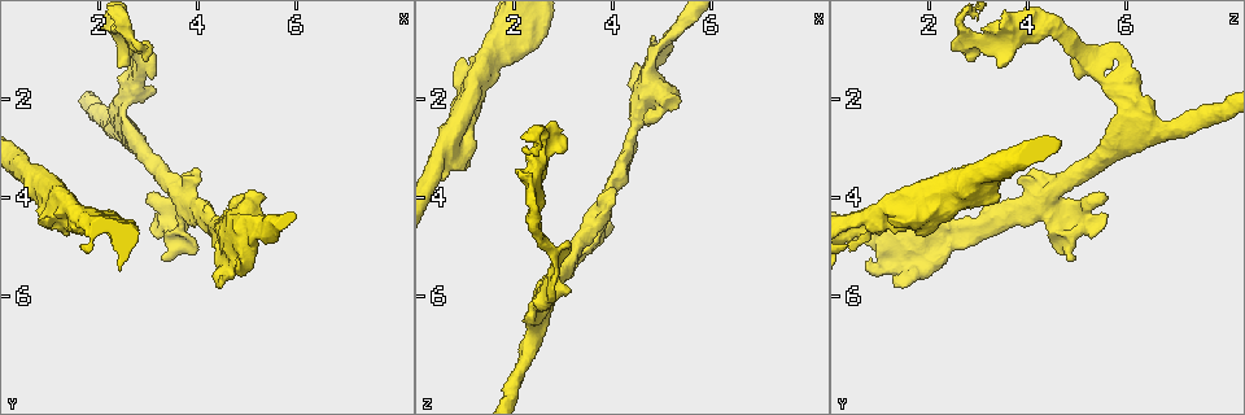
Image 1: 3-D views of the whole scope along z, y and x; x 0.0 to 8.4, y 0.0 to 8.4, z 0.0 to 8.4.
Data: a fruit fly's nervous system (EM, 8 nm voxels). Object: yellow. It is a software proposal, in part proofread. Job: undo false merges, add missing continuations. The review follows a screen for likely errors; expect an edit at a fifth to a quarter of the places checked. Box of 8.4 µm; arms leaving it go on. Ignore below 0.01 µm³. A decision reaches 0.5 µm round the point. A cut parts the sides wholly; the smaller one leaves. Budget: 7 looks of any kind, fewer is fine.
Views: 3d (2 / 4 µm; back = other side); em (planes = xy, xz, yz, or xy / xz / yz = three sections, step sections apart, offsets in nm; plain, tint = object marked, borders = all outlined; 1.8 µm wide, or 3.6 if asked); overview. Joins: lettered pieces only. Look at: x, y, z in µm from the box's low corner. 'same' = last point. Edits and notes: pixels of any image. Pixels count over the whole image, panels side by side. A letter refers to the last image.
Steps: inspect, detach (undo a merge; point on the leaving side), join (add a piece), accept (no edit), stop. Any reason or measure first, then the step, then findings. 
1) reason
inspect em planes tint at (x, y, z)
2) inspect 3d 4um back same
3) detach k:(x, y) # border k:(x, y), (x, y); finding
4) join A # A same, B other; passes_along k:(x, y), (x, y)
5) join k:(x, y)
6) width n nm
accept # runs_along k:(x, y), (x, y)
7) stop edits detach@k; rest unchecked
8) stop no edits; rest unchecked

arms part here
inspect 3d 4um back at (3.55, 4.75, 4.90)

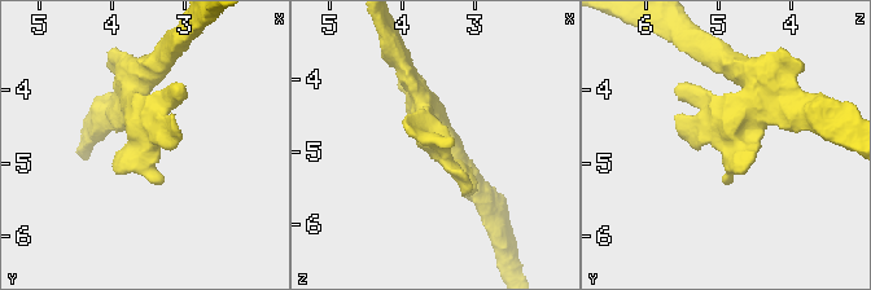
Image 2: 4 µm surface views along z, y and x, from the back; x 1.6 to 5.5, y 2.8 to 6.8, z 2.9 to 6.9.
inspect em planes borders at (3.60, 4.75, 4.90)

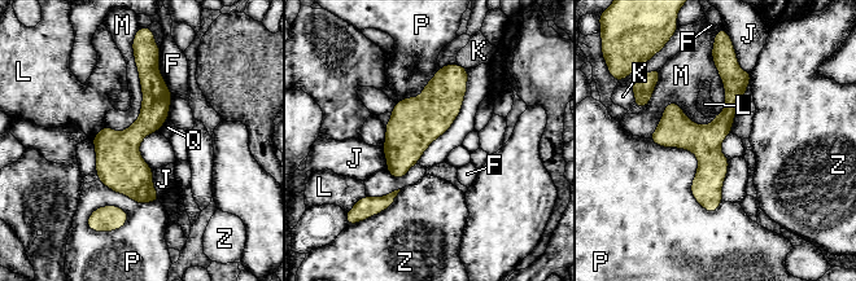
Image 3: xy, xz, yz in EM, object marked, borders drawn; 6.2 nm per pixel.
accept # F other, J other, K other, L other, M other, P other, Q other, Z other; runs_along 3:(726, 66), (732, 106), (711, 137), (711, 209); all the same neuron

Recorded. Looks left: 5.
closes a loop
inspect 3d 4um at (2.85, 0.95, 5.45)

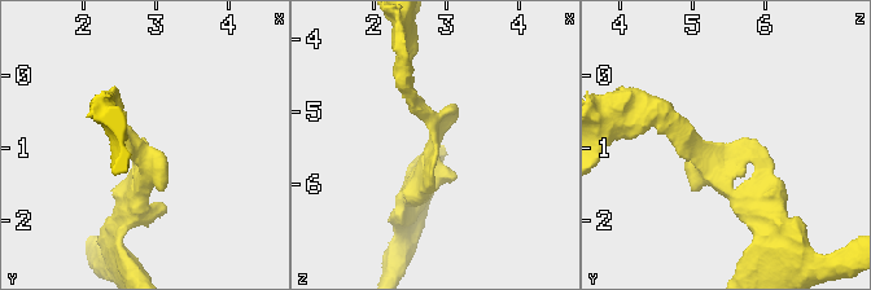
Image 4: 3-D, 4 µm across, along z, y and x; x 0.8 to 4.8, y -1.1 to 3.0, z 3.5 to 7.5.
need the tissue
inspect em planes borders at (2.80, 0.95, 5.45)

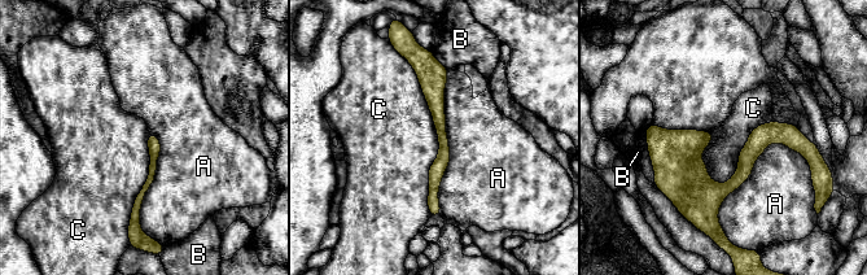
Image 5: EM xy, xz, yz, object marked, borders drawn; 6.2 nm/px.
accept # A other, B other, C other; border 5:(398, 53), (437, 134), (430, 215); all the same neuron

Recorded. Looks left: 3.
a fork
inspect 3d 4um at (1.65, 4.45, 1.10)

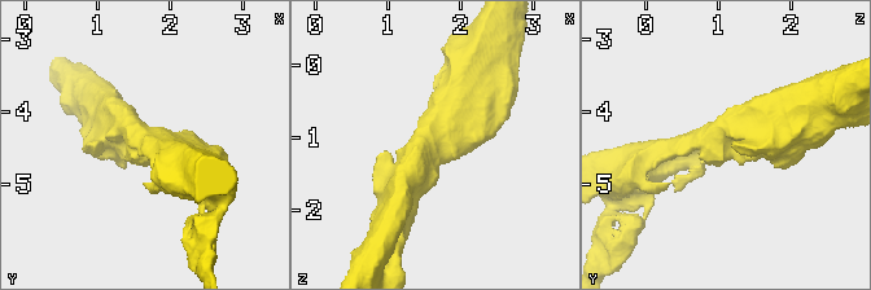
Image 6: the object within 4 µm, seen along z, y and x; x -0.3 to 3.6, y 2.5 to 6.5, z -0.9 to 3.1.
arms 3; arm_widths 220, 280, 550 nm; now the EM
inspect em planes tint at (1.60, 4.40, 1.10)

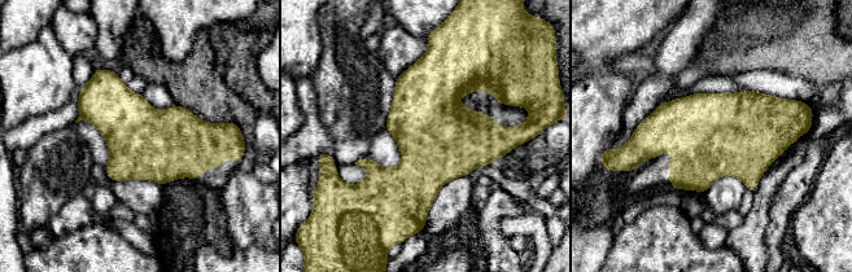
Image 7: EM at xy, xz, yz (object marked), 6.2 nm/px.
what lies round it
inspect em planes borders same

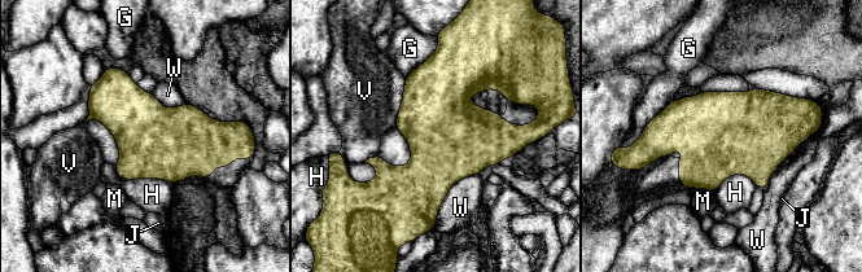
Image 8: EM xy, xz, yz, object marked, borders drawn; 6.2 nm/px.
accept # G other, H other, J other, M other, V other, W other; border 8:(815, 131), (780, 162), (764, 191); one neuron here

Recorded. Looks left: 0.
stop no edits; rest unchecked

